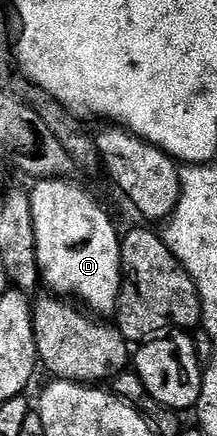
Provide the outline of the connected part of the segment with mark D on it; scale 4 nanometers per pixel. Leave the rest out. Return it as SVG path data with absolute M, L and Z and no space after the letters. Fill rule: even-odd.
M65 177L61 178L43 178L41 180L35 181L33 183L34 187L29 187L28 193L30 196L30 203L32 204L32 220L34 221L34 227L36 228L36 256L38 257L38 263L40 264L40 272L42 273L42 282L44 283L44 286L47 286L49 293L54 296L69 296L71 299L77 300L91 315L94 316L110 316L115 313L118 309L118 297L120 296L120 292L122 291L122 243L120 241L120 230L117 230L116 227L114 227L115 219L111 217L109 218L108 215L106 215L106 210L104 207L101 206L100 203L97 202L96 199L93 198L92 195L89 194L86 190L81 190L80 187L77 186L76 183L70 182L74 180L67 180Z

